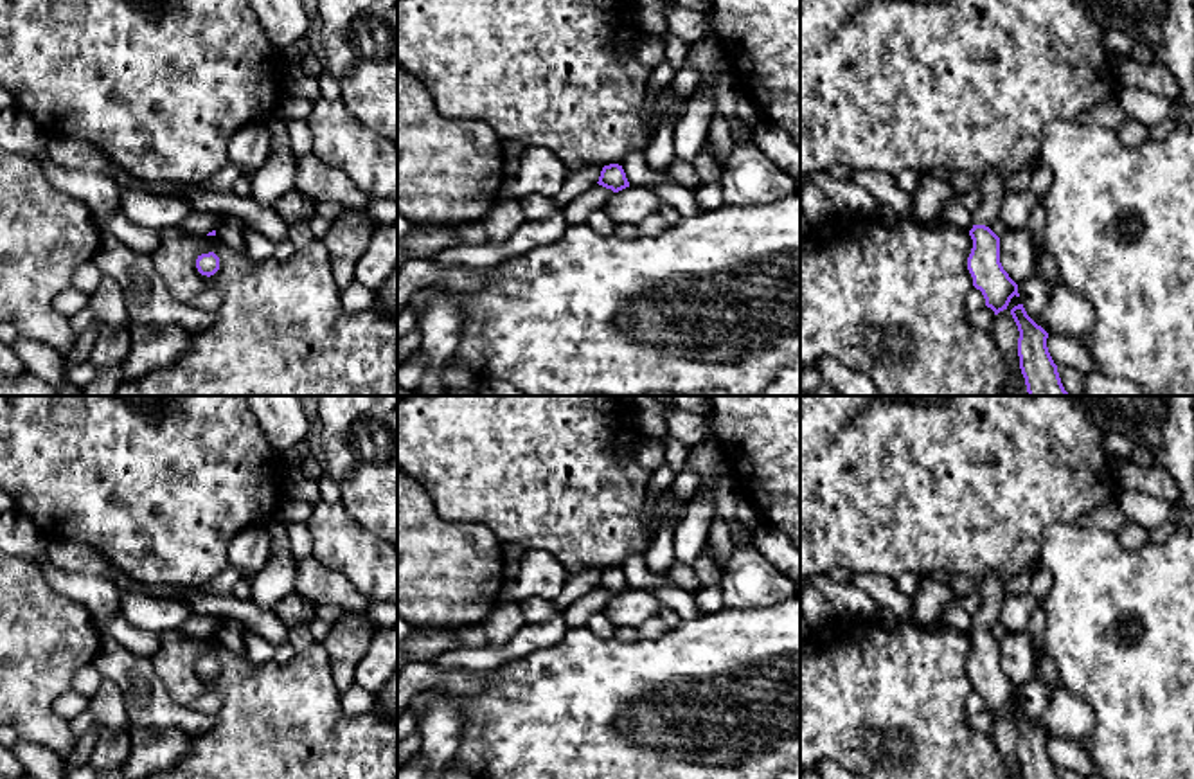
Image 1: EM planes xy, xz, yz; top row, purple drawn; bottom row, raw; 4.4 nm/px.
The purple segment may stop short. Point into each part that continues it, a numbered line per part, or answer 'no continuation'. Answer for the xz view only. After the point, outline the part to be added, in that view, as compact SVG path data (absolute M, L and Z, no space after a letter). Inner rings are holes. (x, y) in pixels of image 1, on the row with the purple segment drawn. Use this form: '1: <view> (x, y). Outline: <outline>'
no continuation

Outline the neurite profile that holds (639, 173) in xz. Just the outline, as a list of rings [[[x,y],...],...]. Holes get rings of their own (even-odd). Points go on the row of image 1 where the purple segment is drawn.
[[[633,149],[622,160],[622,169],[631,187],[647,187],[678,210],[682,218],[691,218],[699,210],[694,191],[673,180],[667,173],[655,171],[644,151]]]

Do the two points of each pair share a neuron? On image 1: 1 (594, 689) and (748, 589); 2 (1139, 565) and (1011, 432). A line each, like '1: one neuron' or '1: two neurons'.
1: two neurons
2: two neurons

